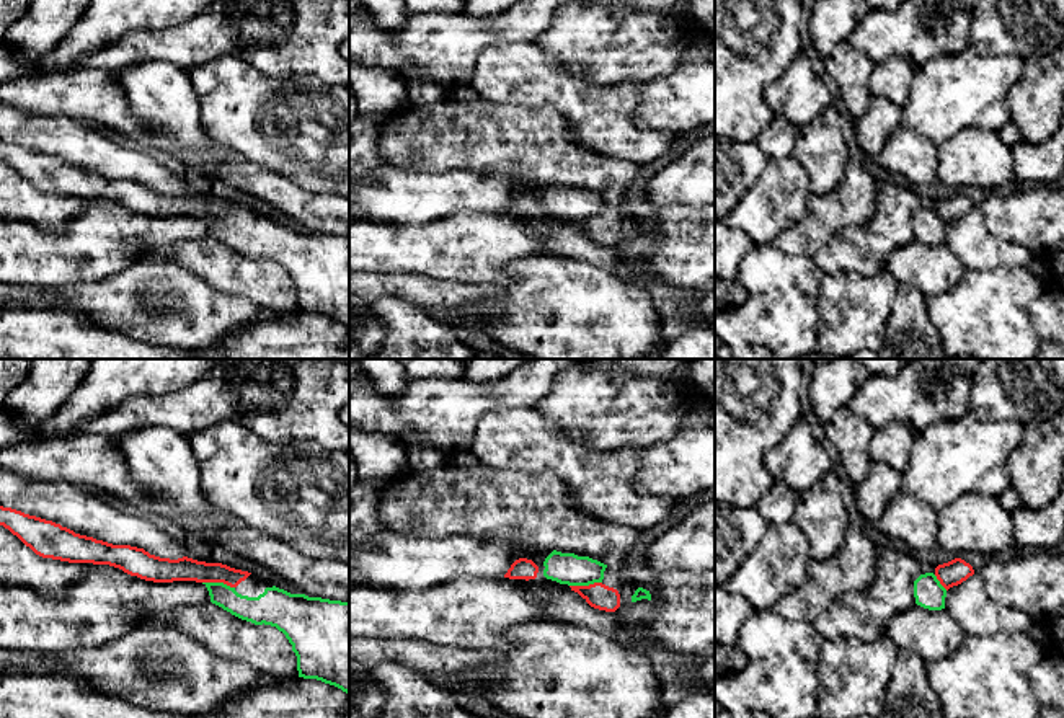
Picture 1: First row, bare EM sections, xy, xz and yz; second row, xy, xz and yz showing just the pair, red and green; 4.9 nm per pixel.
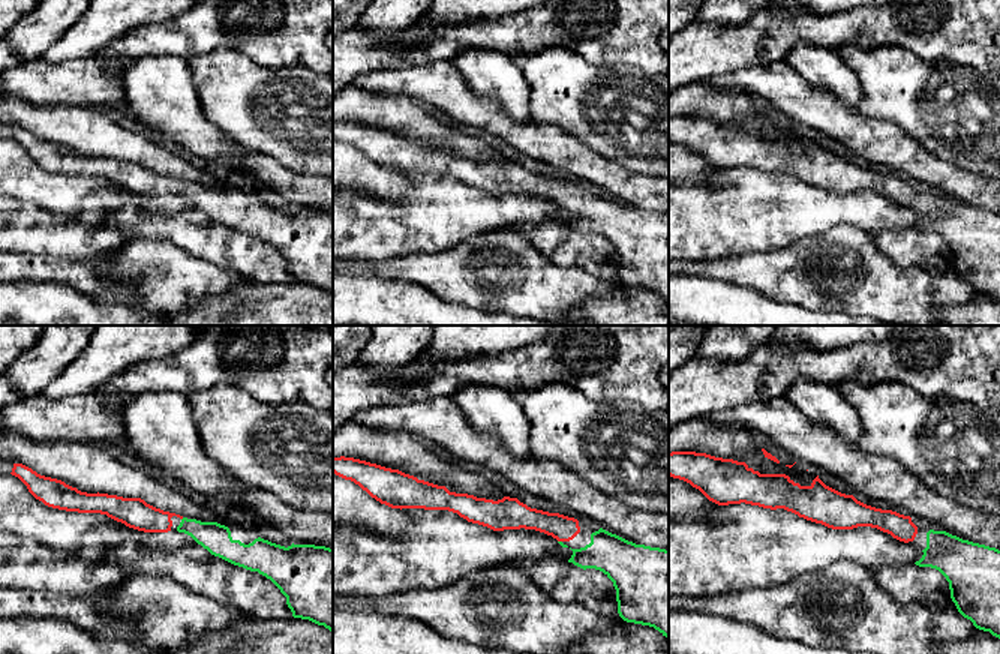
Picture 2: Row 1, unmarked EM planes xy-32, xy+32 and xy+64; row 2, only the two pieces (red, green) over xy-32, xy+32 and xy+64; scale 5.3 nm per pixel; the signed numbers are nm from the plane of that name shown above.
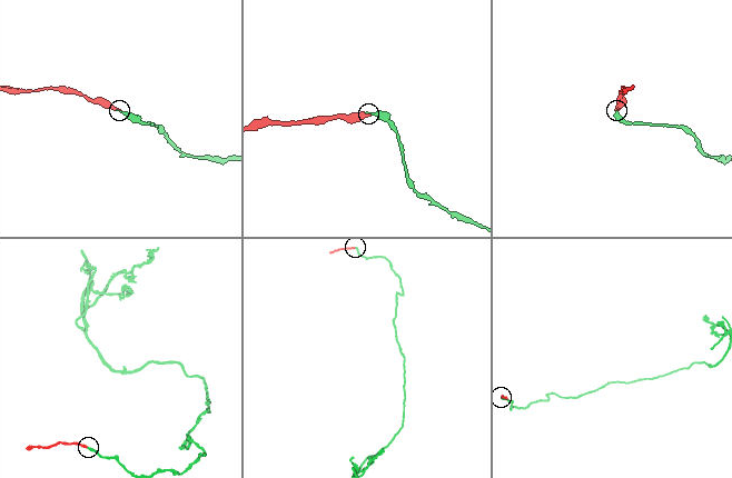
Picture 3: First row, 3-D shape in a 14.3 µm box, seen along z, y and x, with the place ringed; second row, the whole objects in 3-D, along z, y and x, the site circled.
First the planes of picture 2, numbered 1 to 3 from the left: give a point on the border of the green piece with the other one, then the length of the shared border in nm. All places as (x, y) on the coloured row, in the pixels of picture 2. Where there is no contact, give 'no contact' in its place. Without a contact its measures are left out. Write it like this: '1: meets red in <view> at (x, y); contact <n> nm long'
1: no contact
2: meets red in xy+32 at (559, 540); contact 30 nm long
3: no contact

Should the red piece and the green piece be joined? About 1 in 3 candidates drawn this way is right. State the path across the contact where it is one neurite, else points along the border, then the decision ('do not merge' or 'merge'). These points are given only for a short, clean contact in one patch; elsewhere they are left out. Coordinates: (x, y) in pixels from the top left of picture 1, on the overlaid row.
across xy (185, 568), (211, 573), (219, 581), (240, 606), (261, 609) | merge

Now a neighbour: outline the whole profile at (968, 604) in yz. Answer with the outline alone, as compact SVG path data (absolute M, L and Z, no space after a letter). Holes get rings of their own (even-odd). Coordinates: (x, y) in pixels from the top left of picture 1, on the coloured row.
M979 573L947 591L945 609L964 635L1028 633L1031 628L1031 618L1025 612L997 604L989 597Z

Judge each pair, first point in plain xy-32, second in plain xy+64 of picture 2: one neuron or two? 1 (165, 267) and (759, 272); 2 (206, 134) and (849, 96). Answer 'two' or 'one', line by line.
1: one
2: one

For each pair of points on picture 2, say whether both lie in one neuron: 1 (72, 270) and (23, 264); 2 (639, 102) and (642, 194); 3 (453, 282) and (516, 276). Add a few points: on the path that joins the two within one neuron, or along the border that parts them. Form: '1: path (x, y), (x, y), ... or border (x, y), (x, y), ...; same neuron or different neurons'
1: path (60, 269), (35, 267); same neuron
2: border (609, 159), (631, 171), (652, 176); different neurons
3: path (468, 276), (501, 276); same neuron

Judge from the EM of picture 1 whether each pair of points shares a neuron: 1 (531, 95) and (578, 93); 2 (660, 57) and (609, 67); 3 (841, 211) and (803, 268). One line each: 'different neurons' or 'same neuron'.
1: same neuron
2: same neuron
3: different neurons

